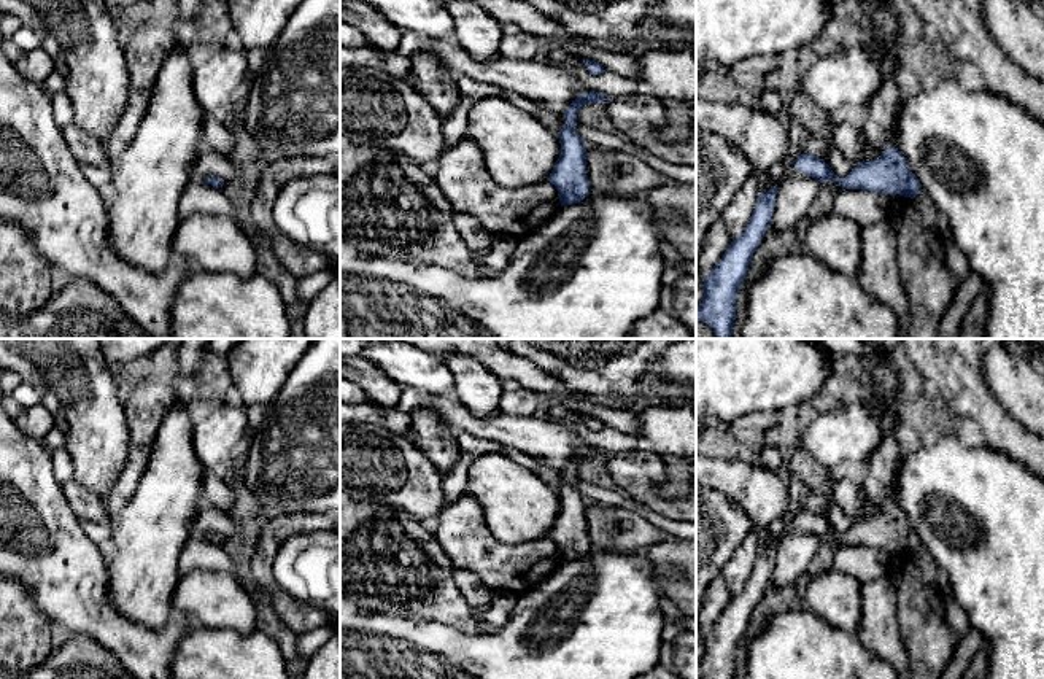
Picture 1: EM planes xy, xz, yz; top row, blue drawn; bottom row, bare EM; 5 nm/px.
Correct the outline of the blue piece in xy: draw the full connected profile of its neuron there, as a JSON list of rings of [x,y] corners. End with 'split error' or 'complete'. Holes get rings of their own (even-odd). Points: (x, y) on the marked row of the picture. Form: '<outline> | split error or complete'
[[[203,146],[191,167],[192,181],[205,181],[213,188],[221,188],[224,181],[232,180],[235,175],[235,167],[224,154]]] | split error

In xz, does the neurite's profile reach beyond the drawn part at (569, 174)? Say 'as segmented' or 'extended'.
extended

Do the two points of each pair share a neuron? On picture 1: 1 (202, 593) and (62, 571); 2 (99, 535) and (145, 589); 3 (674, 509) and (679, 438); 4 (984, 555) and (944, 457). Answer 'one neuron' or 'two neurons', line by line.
1: two neurons
2: two neurons
3: two neurons
4: one neuron

